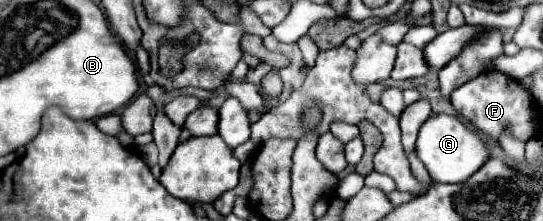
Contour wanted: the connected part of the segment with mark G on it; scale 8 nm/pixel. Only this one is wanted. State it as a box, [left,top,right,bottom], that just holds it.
[416,114,488,184]

